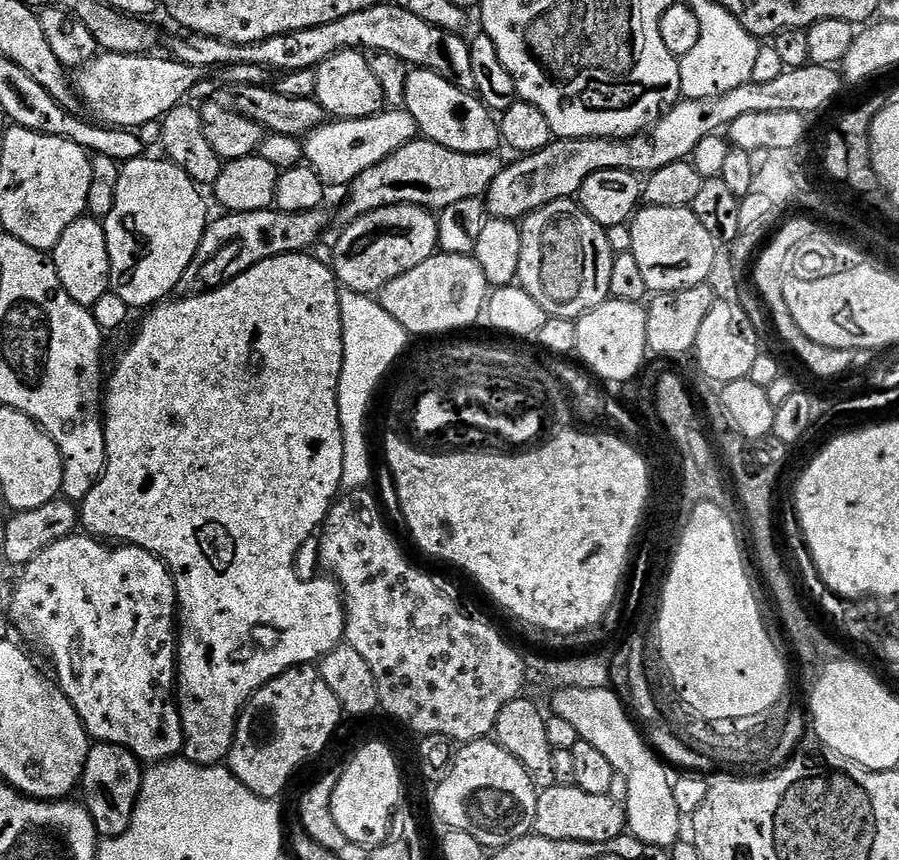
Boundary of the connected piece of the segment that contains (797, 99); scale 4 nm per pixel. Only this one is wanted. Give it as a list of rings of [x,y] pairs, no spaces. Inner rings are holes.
[[[810,62],[805,68],[787,69],[778,74],[774,82],[749,82],[718,98],[681,99],[660,117],[657,124],[652,125],[650,134],[641,134],[627,142],[553,139],[546,150],[521,155],[517,164],[501,169],[486,193],[488,215],[497,220],[523,221],[525,216],[550,202],[575,197],[582,182],[598,170],[621,168],[637,174],[657,172],[662,170],[662,166],[670,166],[670,162],[688,160],[704,138],[727,129],[734,118],[742,118],[742,114],[778,114],[782,110],[790,110],[808,118],[811,112],[830,107],[843,88],[846,88],[845,81],[835,67],[827,68]]]

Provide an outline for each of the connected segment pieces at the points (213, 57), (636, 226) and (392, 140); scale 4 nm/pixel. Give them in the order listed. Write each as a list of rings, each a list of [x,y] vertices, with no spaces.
[[[377,2],[366,10],[358,10],[358,14],[346,14],[346,18],[338,18],[338,22],[326,22],[322,26],[278,34],[274,38],[266,38],[261,44],[231,44],[218,38],[200,36],[196,32],[180,35],[184,36],[173,42],[171,55],[183,64],[205,70],[216,70],[226,64],[249,64],[267,68],[272,74],[283,74],[317,69],[340,51],[359,49],[368,54],[394,55],[413,69],[428,68],[458,86],[458,90],[471,93],[476,91],[474,69],[470,62],[471,43],[467,39],[463,40],[464,36],[460,32],[440,29],[393,2]]]
[[[644,206],[632,217],[630,227],[633,234],[632,250],[626,253],[615,253],[612,258],[610,290],[608,291],[611,299],[638,304],[647,301],[650,293],[677,292],[693,288],[707,281],[718,245],[716,239],[706,231],[706,226],[702,226],[702,222],[698,222],[698,218],[693,214],[691,208],[650,208]]]
[[[385,110],[361,120],[337,120],[325,122],[303,137],[304,160],[314,169],[318,178],[326,185],[336,188],[350,186],[370,166],[378,166],[390,154],[402,150],[411,140],[417,139],[418,129],[414,118],[407,110]]]

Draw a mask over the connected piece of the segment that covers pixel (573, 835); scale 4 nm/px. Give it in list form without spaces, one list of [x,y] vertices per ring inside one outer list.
[[[556,784],[538,795],[535,835],[566,842],[610,842],[625,835],[628,818],[624,804],[614,802],[611,796],[586,794],[586,790],[570,785]]]

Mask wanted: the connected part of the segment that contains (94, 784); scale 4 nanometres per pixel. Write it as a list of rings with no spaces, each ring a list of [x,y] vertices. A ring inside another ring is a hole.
[[[102,742],[93,743],[89,747],[80,783],[80,792],[84,794],[82,802],[101,839],[120,837],[132,824],[133,811],[136,809],[137,794],[141,790],[143,773],[144,768],[141,761],[124,747]]]

